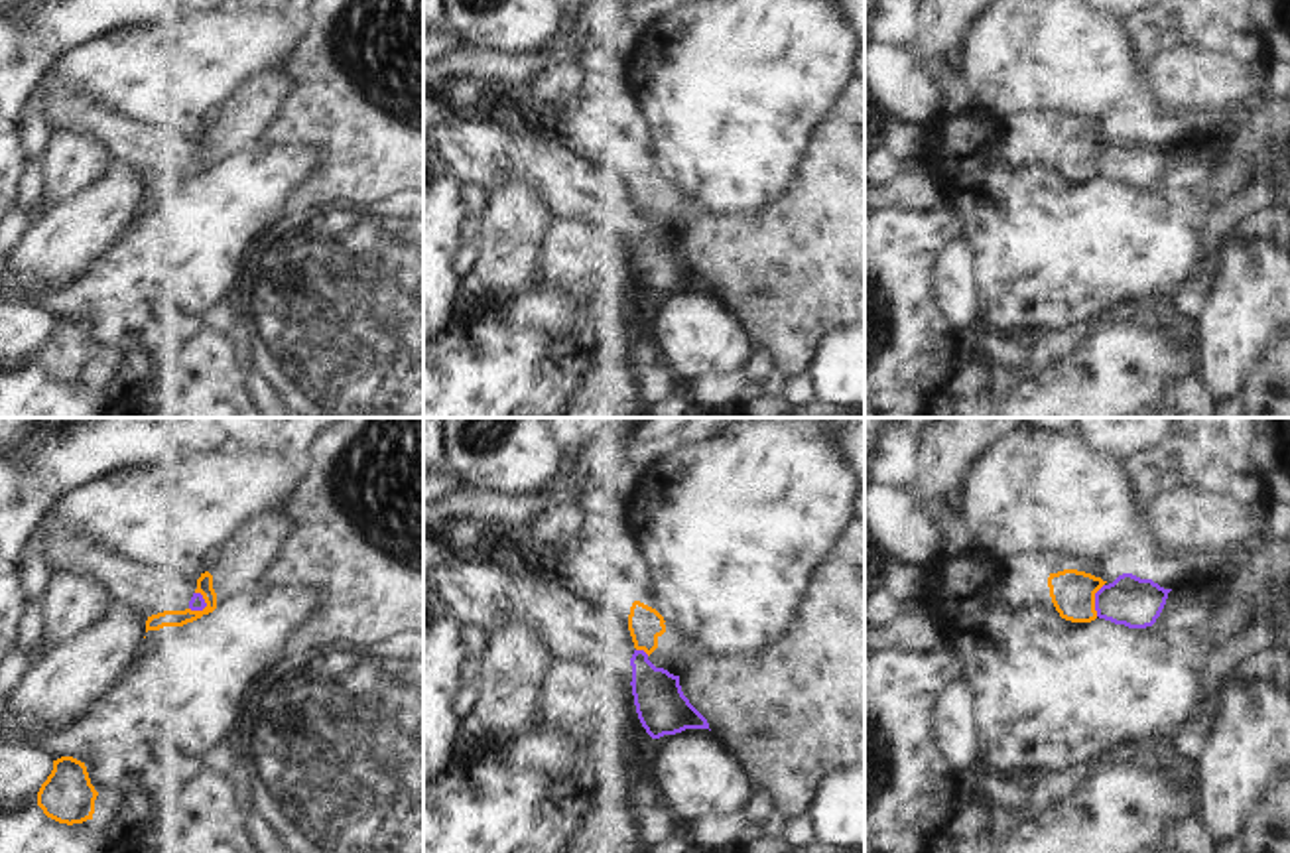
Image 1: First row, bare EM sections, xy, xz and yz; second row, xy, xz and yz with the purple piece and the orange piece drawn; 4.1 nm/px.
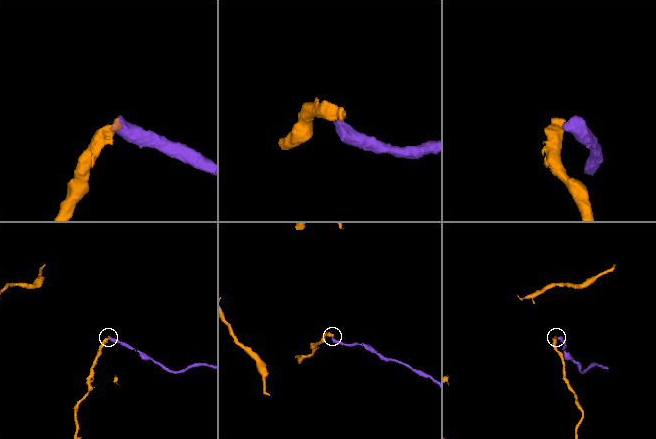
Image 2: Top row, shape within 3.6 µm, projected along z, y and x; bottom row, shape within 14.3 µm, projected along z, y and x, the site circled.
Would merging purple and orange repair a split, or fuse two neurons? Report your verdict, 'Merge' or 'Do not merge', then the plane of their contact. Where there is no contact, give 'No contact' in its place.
Do not merge. Touches purple in xy.

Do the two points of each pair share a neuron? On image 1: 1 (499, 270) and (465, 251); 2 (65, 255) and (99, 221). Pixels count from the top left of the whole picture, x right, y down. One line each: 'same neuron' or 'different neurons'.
1: different neurons
2: same neuron

